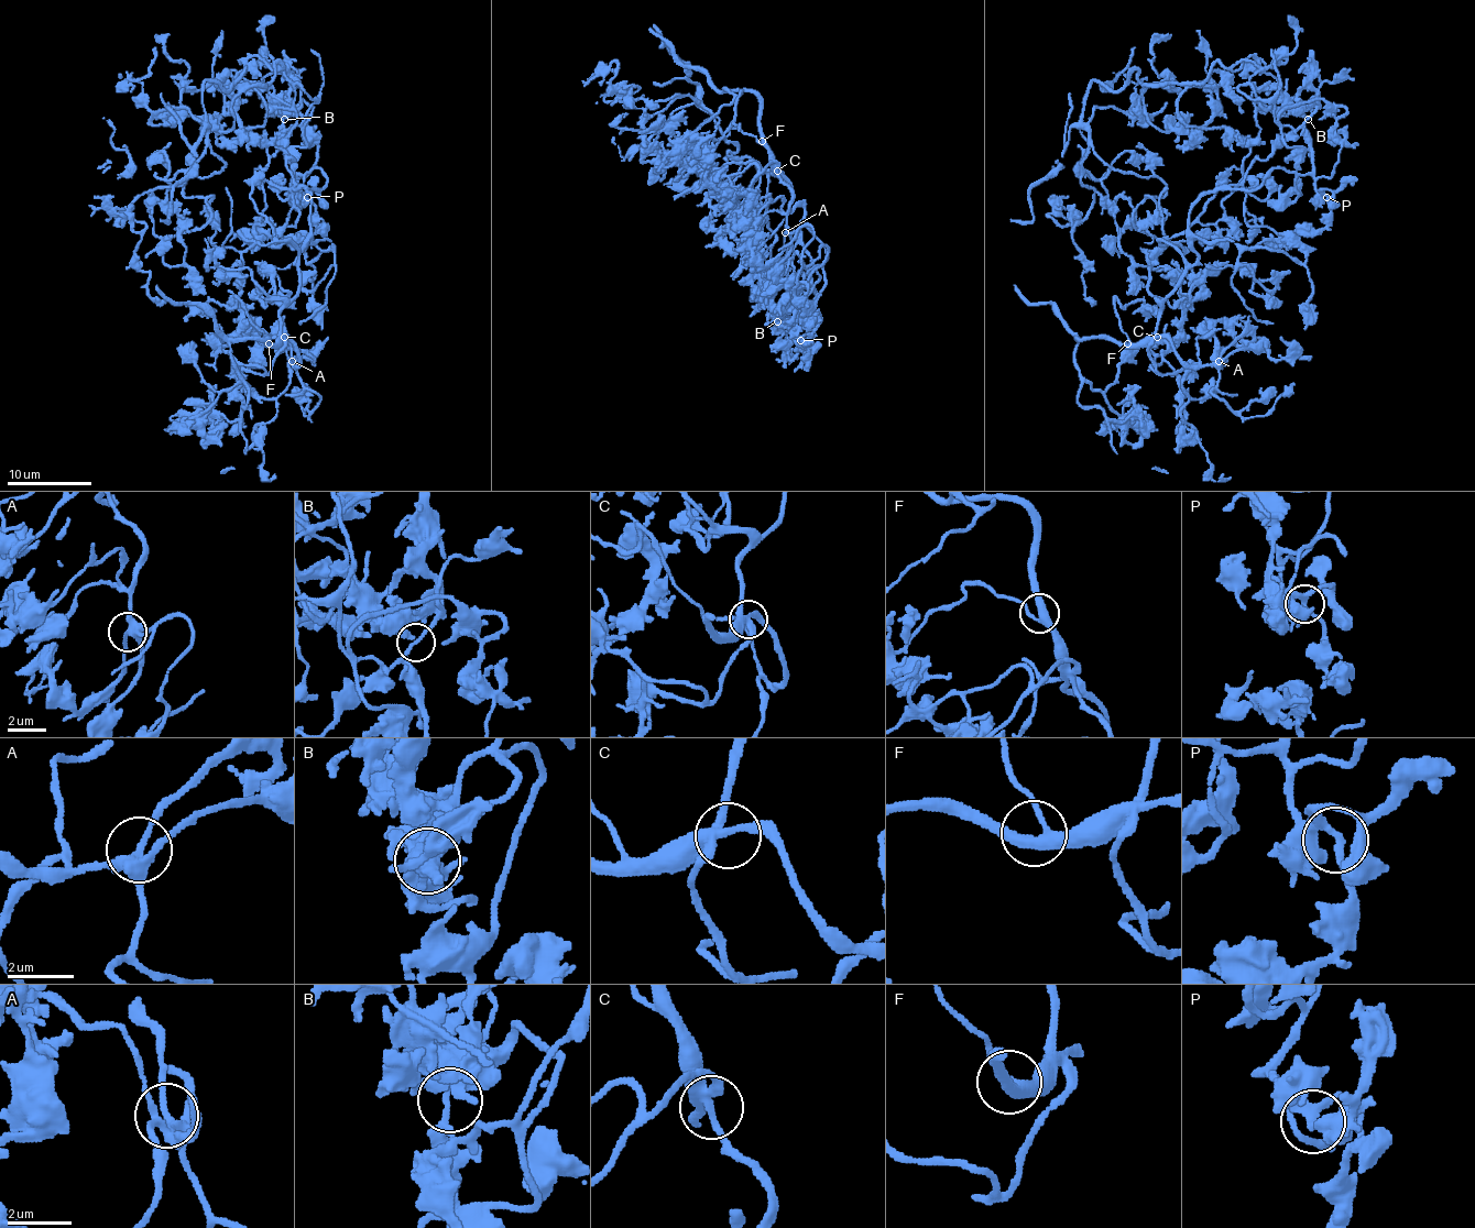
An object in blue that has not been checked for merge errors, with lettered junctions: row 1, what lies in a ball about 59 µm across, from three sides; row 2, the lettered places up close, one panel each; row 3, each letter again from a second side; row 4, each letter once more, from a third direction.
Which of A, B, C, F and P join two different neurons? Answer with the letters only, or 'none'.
none

